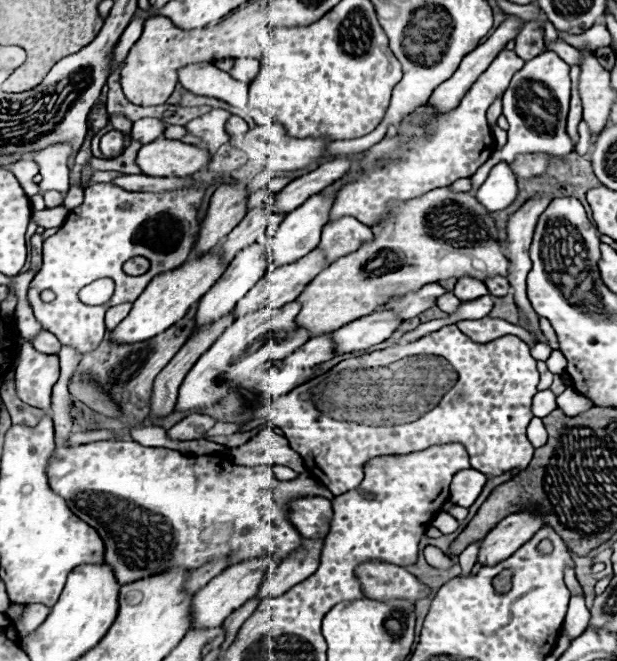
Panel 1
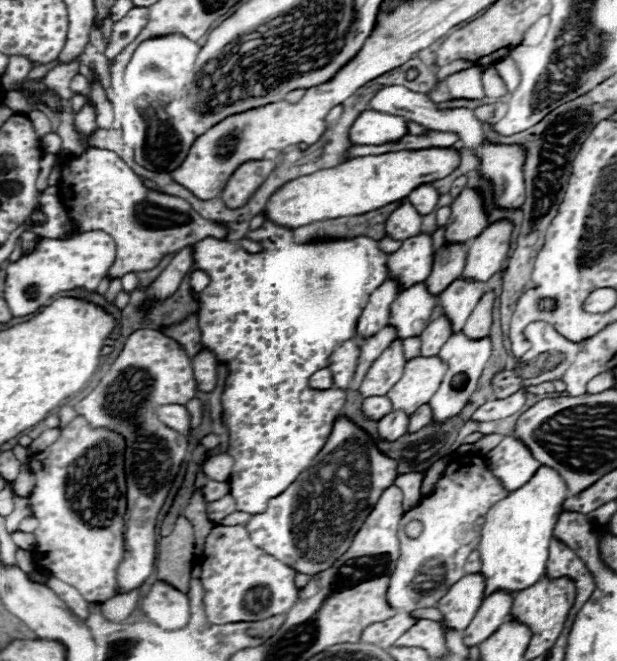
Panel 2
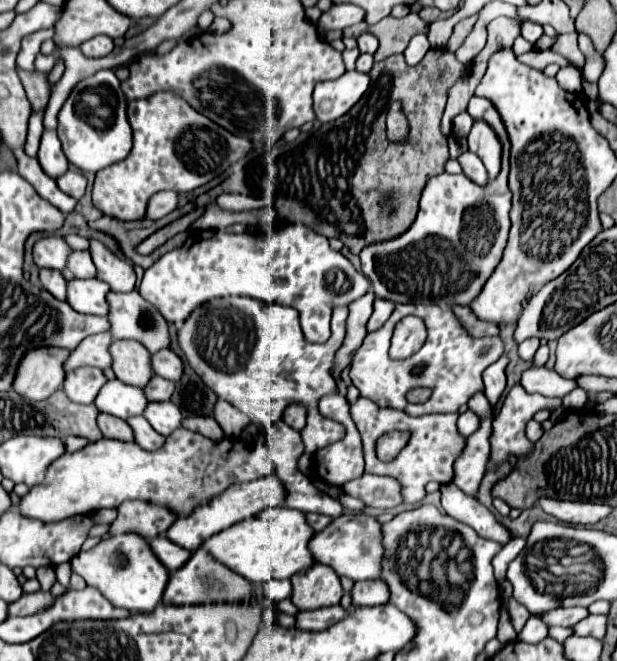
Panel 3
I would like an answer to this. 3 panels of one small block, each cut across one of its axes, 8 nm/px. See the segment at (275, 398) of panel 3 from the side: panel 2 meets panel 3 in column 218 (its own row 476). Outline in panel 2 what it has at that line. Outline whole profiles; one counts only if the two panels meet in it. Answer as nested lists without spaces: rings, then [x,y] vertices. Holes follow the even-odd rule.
[[[340,414],[334,420],[332,434],[328,436],[326,446],[322,446],[322,450],[318,452],[318,458],[310,462],[310,466],[290,484],[286,492],[268,502],[266,512],[254,514],[250,518],[246,530],[252,544],[264,550],[266,554],[278,558],[286,566],[294,568],[298,574],[318,574],[326,570],[336,558],[340,558],[350,548],[354,534],[376,506],[382,492],[394,484],[394,480],[398,478],[396,466],[398,462],[382,454],[376,442],[360,426],[356,426],[350,418]]]

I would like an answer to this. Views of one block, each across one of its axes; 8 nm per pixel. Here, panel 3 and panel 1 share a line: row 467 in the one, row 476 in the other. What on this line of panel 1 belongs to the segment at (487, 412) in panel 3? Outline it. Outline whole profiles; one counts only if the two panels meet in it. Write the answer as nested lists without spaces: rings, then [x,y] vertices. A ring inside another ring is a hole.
[[[470,468],[470,470],[460,470],[452,484],[450,484],[450,500],[458,506],[470,508],[474,500],[480,496],[484,484],[486,484],[486,474]]]

